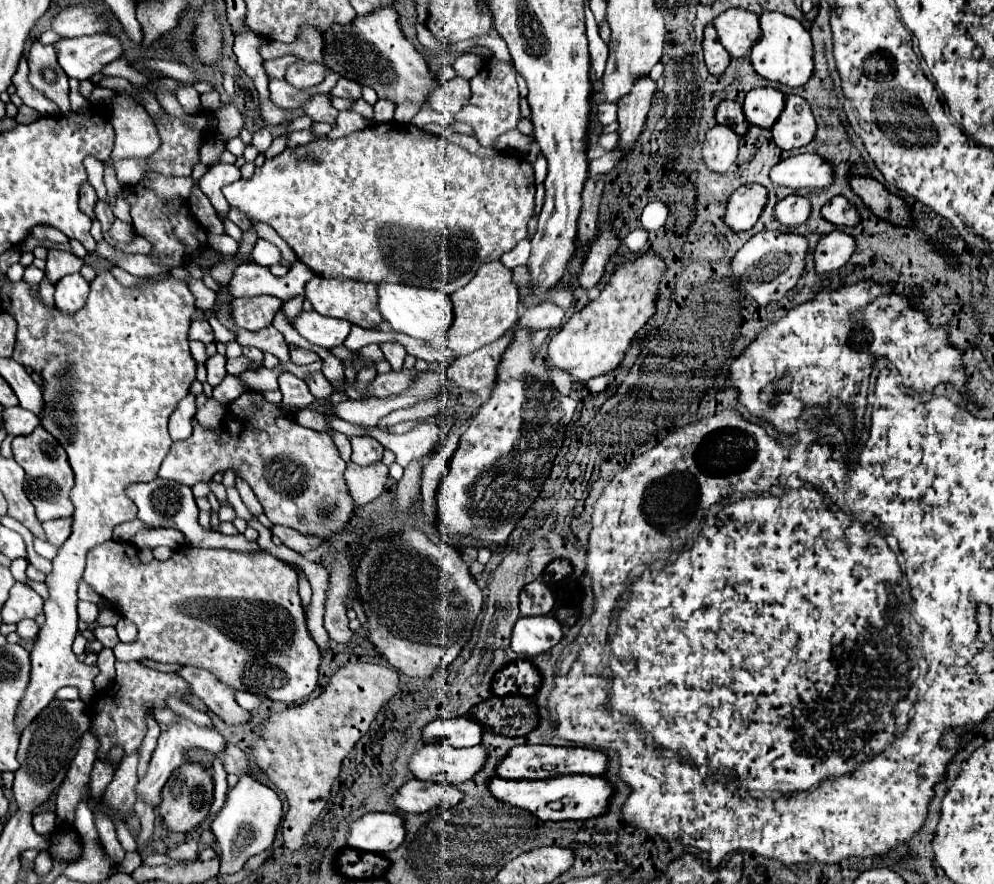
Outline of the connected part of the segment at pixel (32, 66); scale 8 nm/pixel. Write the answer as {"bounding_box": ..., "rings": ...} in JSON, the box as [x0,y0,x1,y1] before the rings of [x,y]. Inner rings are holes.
{"bounding_box":[29,41,69,111],"rings":[[[35,41],[29,57],[29,83],[39,89],[47,99],[55,101],[61,111],[69,111],[69,77],[57,63],[55,45],[43,45]]]}

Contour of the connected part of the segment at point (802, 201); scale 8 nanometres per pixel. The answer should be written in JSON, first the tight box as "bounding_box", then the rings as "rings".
{"bounding_box":[775,195,811,227],"rings":[[[787,195],[775,207],[775,219],[787,227],[801,225],[811,215],[811,201],[803,195]]]}

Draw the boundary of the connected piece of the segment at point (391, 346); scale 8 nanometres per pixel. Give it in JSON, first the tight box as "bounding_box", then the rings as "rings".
{"bounding_box":[379,341,407,371],"rings":[[[387,341],[387,343],[381,343],[379,347],[381,347],[385,359],[391,363],[391,367],[397,369],[397,371],[401,371],[401,367],[403,367],[403,359],[407,357],[405,347],[403,347],[401,343],[397,343],[397,341]]]}

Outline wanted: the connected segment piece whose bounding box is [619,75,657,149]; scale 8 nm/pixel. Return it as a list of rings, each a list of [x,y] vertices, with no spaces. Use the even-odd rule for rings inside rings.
[[[643,75],[641,79],[637,79],[637,83],[633,83],[633,91],[629,91],[629,95],[625,95],[625,99],[621,99],[619,103],[619,145],[631,149],[635,139],[639,137],[645,119],[647,119],[647,111],[651,107],[651,97],[655,93],[655,81],[649,75]]]

